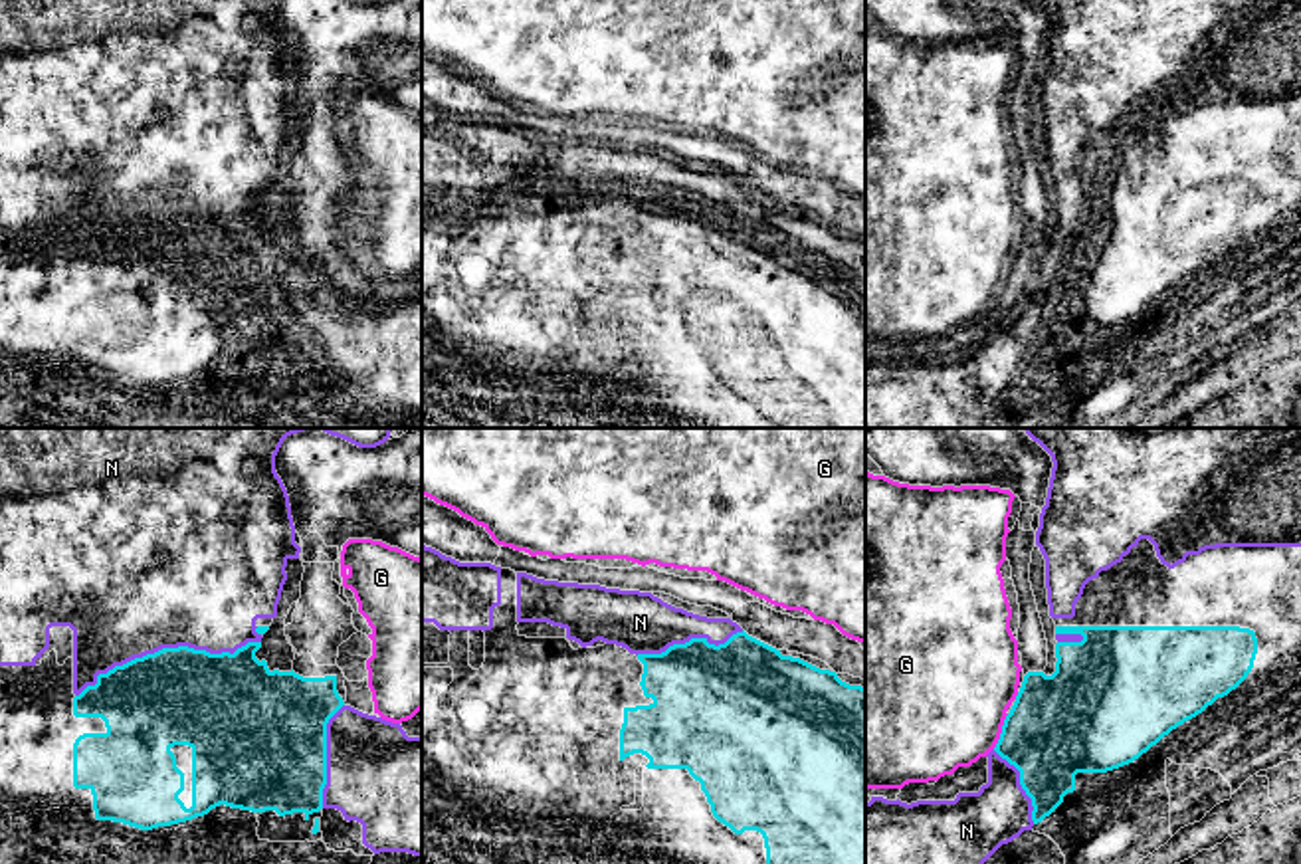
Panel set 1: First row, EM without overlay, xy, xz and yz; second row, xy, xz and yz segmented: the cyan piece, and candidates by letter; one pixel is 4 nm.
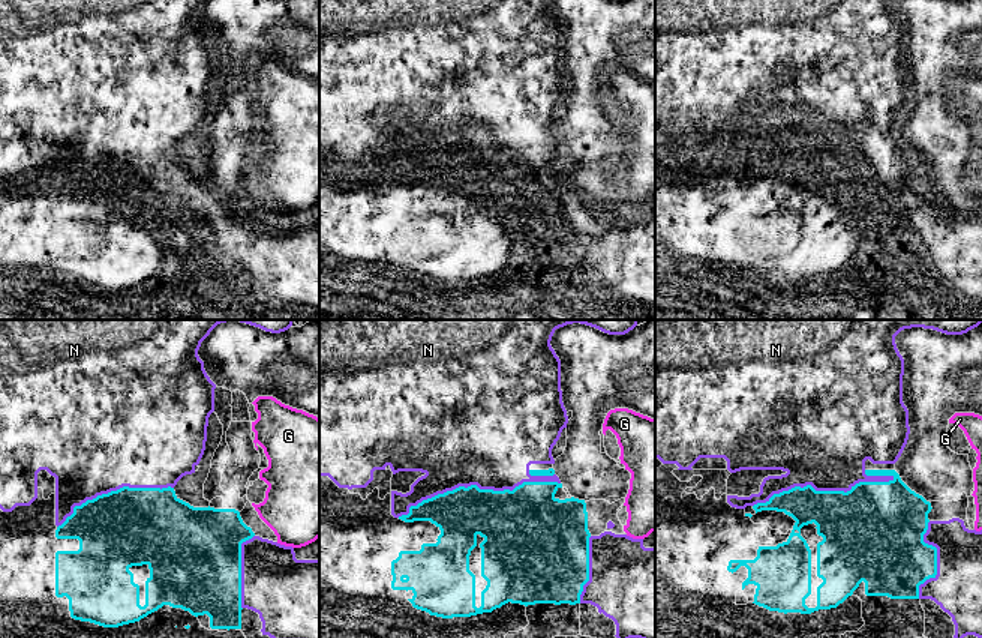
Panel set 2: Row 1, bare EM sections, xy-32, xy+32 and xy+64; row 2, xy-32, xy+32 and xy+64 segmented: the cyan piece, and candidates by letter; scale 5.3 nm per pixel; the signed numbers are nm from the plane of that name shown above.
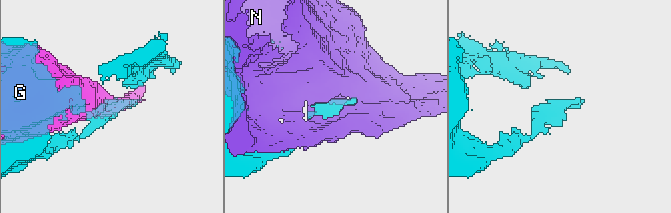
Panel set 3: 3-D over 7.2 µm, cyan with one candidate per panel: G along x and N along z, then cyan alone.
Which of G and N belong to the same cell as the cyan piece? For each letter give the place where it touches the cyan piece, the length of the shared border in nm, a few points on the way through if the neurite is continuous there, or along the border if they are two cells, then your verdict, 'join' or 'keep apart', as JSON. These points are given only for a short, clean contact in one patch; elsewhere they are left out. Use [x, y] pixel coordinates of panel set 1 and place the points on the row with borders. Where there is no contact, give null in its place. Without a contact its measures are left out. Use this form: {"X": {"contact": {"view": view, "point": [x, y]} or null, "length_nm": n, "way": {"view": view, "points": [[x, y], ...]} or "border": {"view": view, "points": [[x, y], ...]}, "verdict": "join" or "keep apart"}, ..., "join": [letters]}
{"G": {"contact": {"view": "yz", "point": [1002, 732]}, "length_nm": 160, "verdict": "keep apart"}, "N": {"contact": {"view": "xy", "point": [165, 648]}, "length_nm": 800, "verdict": "keep apart"}, "join": []}

